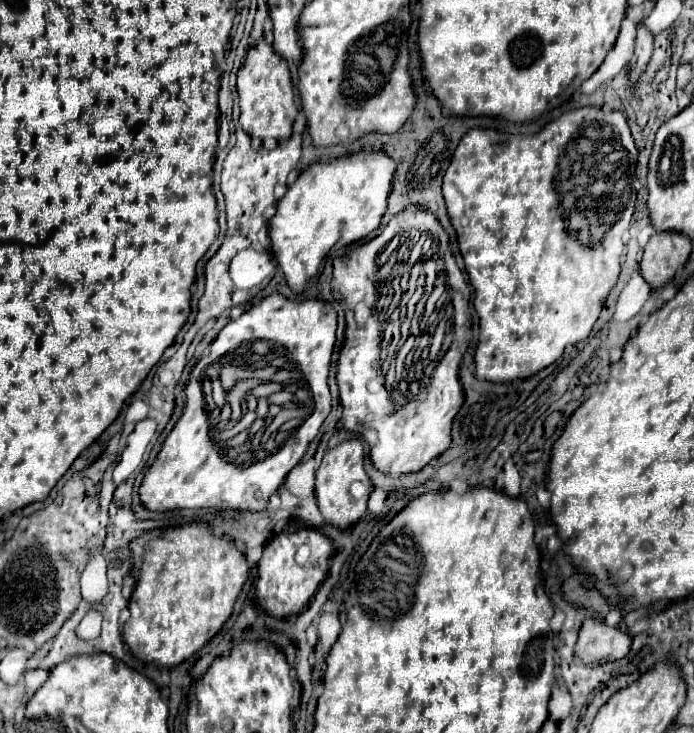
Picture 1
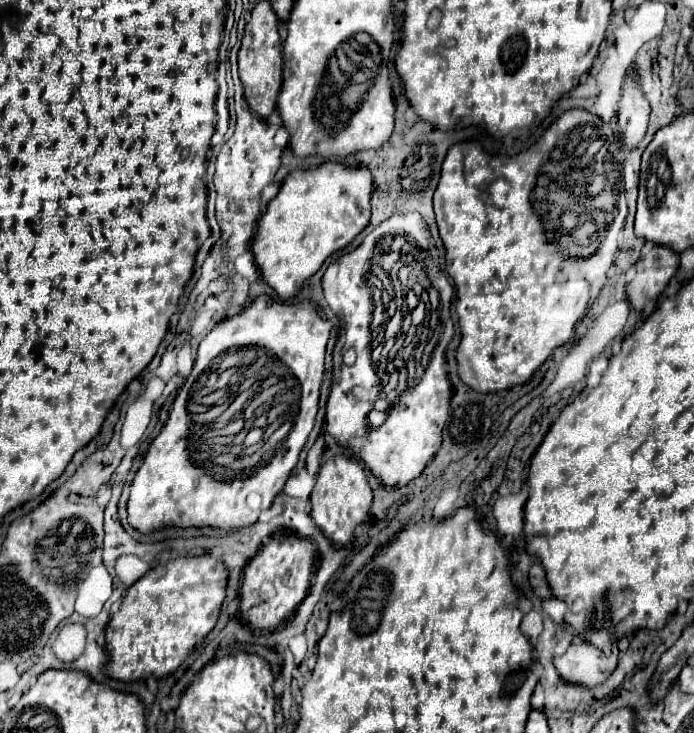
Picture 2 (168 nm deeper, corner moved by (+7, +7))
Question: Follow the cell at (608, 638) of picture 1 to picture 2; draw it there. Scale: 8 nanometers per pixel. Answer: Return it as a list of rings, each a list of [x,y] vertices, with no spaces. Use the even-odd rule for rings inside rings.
[[[581,641],[571,645],[563,657],[553,661],[553,665],[565,683],[593,689],[615,671],[617,653],[617,645],[613,645],[611,651],[601,651]]]

